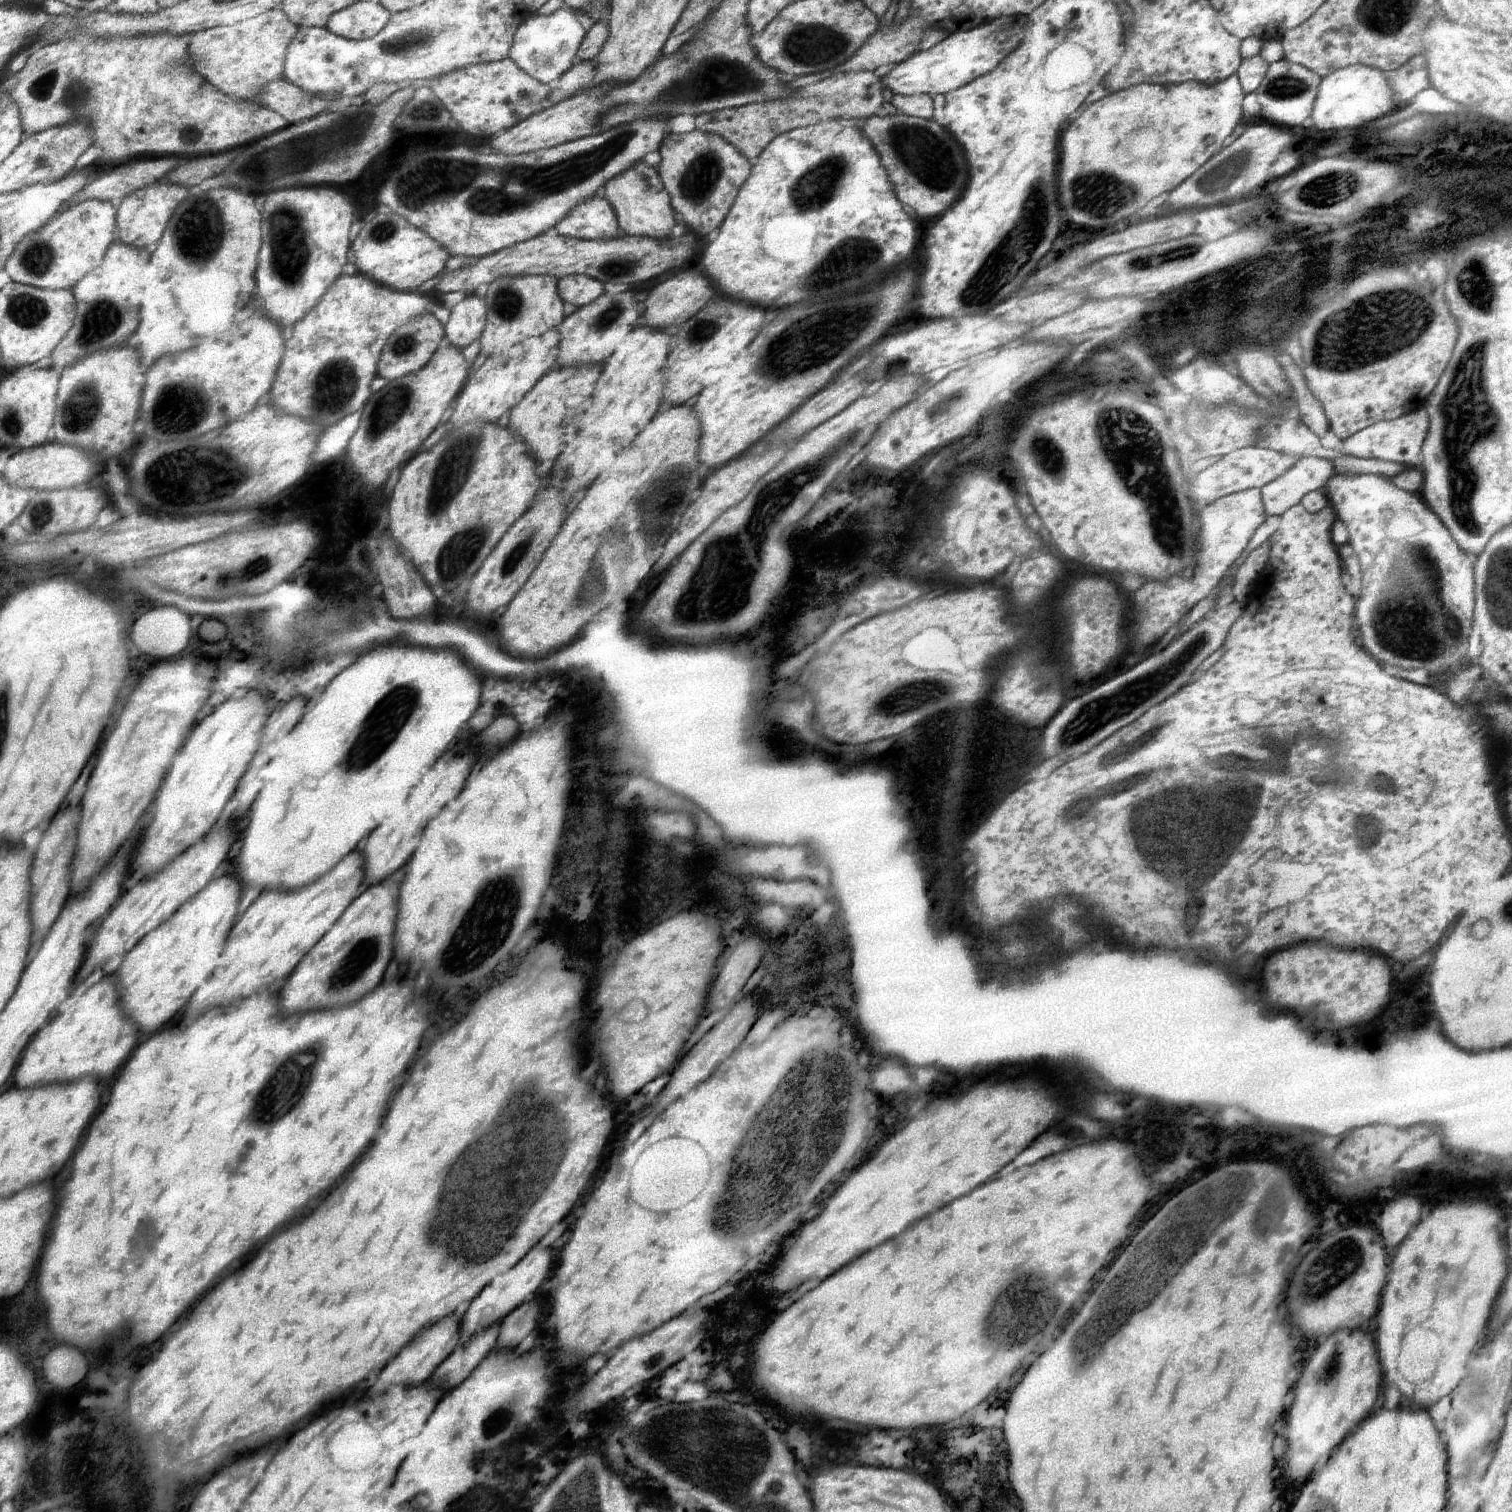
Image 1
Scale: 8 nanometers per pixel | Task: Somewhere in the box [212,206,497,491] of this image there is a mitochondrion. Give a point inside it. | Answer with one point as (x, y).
(335, 386)

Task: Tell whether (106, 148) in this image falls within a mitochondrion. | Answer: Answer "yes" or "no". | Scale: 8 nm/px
no

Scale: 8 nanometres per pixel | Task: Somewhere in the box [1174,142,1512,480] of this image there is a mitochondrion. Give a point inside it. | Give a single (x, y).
(1400, 318)

